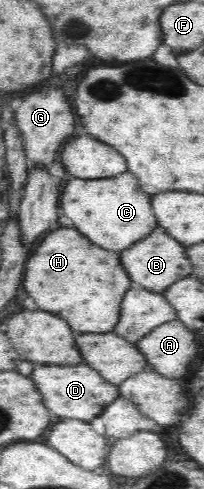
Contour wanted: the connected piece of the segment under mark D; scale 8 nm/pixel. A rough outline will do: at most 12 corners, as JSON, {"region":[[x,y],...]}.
{"region":[[34,365],[29,378],[56,417],[90,422],[117,386],[84,365]]}

